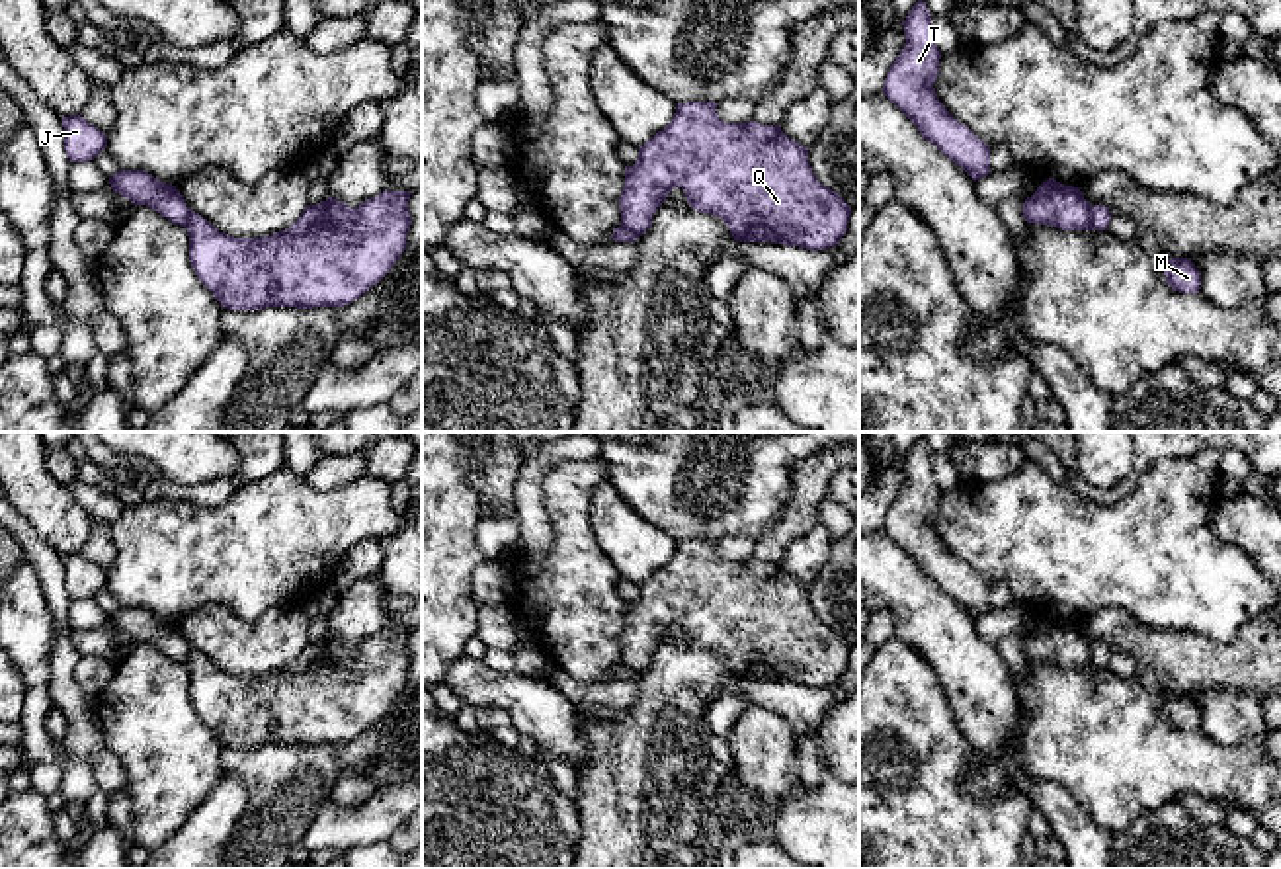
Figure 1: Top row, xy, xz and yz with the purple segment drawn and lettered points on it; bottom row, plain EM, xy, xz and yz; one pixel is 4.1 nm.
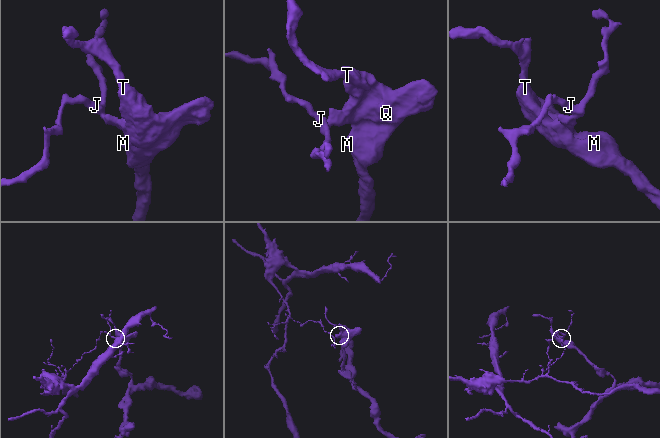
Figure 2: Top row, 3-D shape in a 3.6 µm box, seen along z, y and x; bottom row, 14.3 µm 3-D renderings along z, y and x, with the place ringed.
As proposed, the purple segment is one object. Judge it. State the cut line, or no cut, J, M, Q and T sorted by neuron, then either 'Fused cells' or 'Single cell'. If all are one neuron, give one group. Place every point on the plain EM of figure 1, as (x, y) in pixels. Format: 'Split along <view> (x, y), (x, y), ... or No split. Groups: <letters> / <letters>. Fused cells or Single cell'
Split along yz (1088, 643), (1088, 655), (1094, 664). Groups: J / M Q T. Fused cells

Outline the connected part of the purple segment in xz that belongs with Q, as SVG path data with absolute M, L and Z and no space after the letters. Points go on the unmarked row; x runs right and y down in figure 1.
M715 539L678 541L672 559L639 586L637 600L625 605L621 664L642 674L674 625L685 629L695 648L721 654L736 680L775 680L816 689L836 683L851 654L851 644L814 613L808 586L779 562L724 560Z

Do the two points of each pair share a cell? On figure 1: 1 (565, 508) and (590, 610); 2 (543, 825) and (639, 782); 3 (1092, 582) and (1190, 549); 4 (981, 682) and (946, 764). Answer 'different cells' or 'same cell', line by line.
1: same cell
2: different cells
3: same cell
4: different cells

